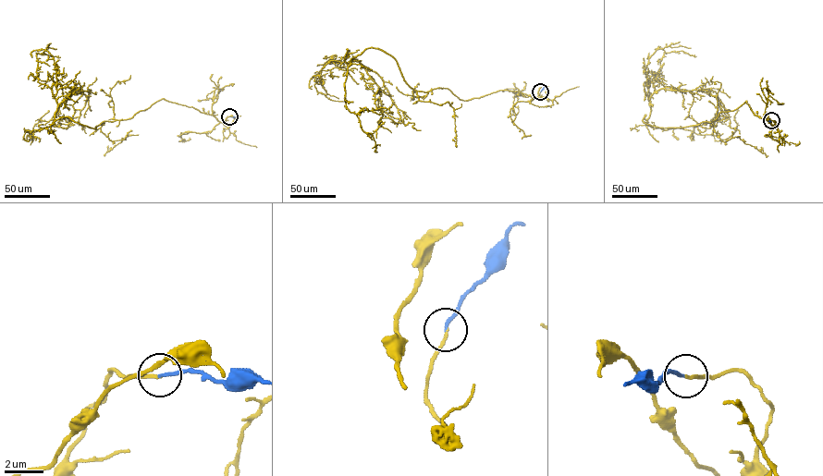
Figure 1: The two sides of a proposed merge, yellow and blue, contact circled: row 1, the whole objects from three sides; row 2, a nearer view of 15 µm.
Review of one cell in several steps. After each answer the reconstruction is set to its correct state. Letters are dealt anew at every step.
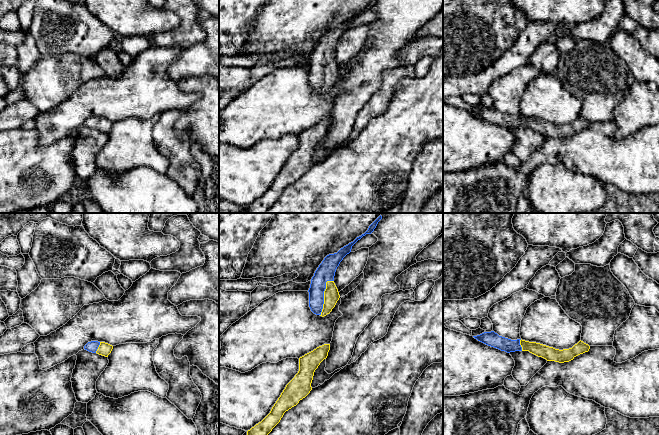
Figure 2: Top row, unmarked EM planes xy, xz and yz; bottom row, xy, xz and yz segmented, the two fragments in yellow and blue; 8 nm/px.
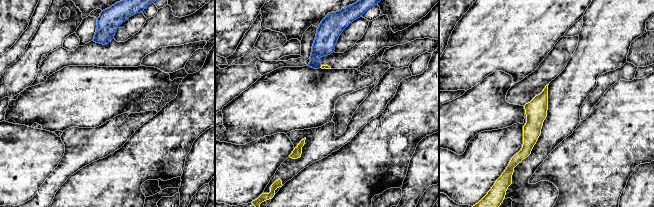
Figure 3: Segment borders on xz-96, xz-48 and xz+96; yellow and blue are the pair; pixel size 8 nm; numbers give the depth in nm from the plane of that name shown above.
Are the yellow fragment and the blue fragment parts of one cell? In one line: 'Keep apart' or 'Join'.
Join

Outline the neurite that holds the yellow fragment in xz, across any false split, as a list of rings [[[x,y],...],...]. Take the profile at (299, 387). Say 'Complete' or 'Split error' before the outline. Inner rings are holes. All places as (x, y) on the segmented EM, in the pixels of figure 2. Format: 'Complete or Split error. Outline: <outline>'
Complete. Outline: [[[324,344],[299,358],[299,371],[286,385],[270,413],[247,431],[247,435],[268,435],[280,422],[284,413],[296,406],[312,390],[314,372],[327,358],[330,344]]]

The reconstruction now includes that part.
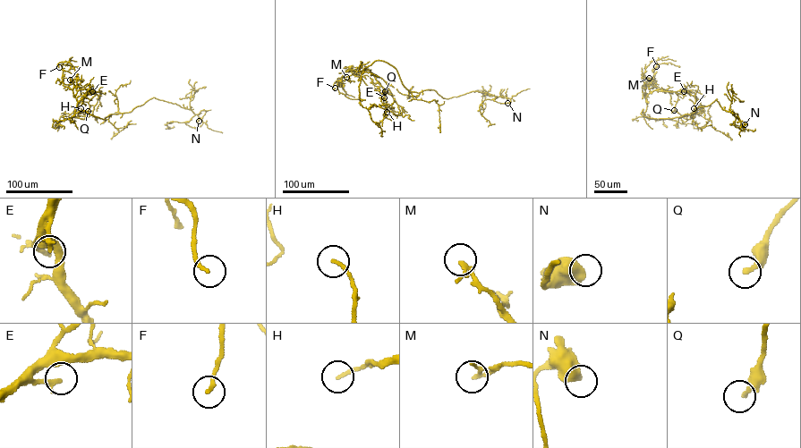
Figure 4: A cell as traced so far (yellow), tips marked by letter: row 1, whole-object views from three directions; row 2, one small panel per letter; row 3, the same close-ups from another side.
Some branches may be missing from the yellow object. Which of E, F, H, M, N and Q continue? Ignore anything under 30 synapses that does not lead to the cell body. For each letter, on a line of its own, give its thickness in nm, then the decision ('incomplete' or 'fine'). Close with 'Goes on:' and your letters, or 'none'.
E: calibre 240 nm; incomplete
F: calibre 170 nm; fine
H: calibre 160 nm; fine
M: calibre 160 nm; incomplete
N: calibre 600 nm; fine
Q: calibre 240 nm; incomplete
Goes on: E, M, Q

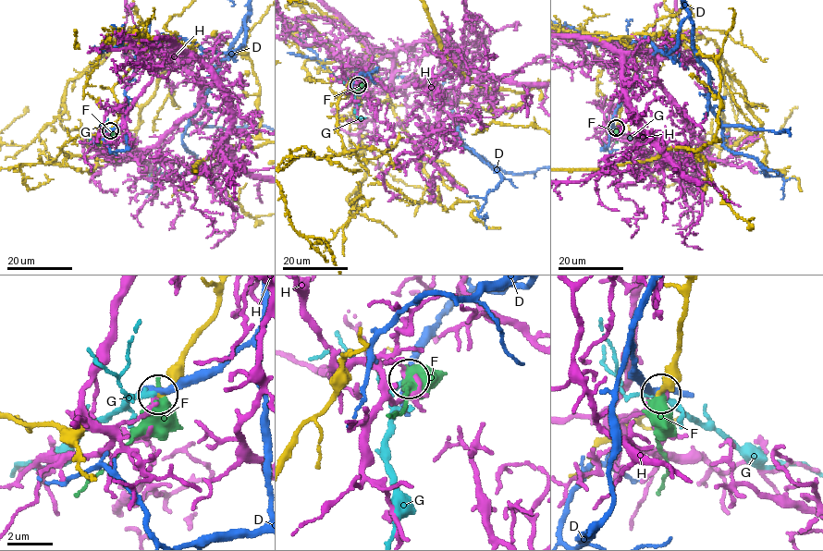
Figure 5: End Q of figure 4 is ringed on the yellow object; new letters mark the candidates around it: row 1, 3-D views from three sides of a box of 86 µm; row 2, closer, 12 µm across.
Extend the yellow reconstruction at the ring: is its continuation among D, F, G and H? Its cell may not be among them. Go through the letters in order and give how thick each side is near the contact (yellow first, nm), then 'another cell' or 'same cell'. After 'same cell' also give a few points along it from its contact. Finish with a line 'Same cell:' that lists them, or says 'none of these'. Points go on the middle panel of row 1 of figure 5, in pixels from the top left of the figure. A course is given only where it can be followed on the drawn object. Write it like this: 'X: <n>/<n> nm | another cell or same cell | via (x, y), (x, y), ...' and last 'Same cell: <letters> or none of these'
D: 280/240 nm | another cell
F: 280/600 nm | another cell
G: 240/150 nm | same cell
H: 240/200 nm | another cell
Same cell: G

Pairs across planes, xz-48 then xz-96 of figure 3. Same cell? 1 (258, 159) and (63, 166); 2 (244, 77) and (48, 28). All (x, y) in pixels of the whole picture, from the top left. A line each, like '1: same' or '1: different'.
1: different
2: same

